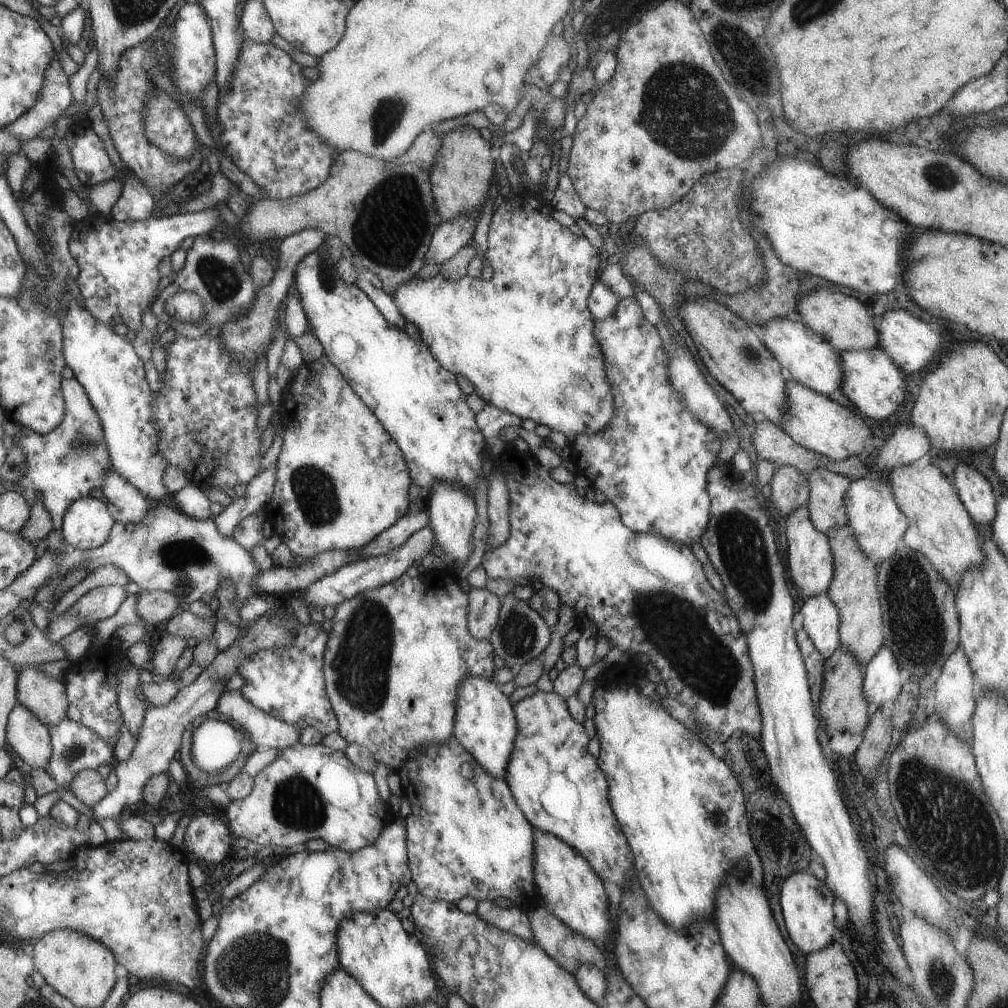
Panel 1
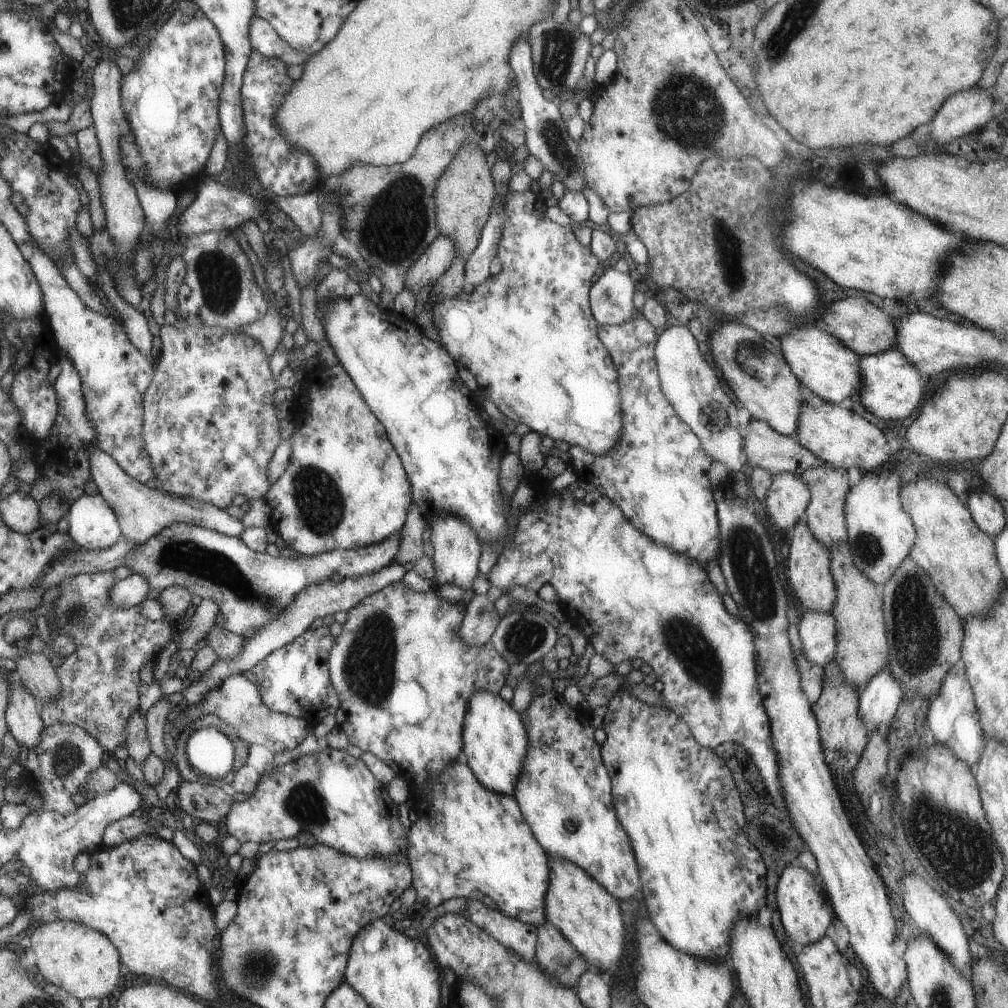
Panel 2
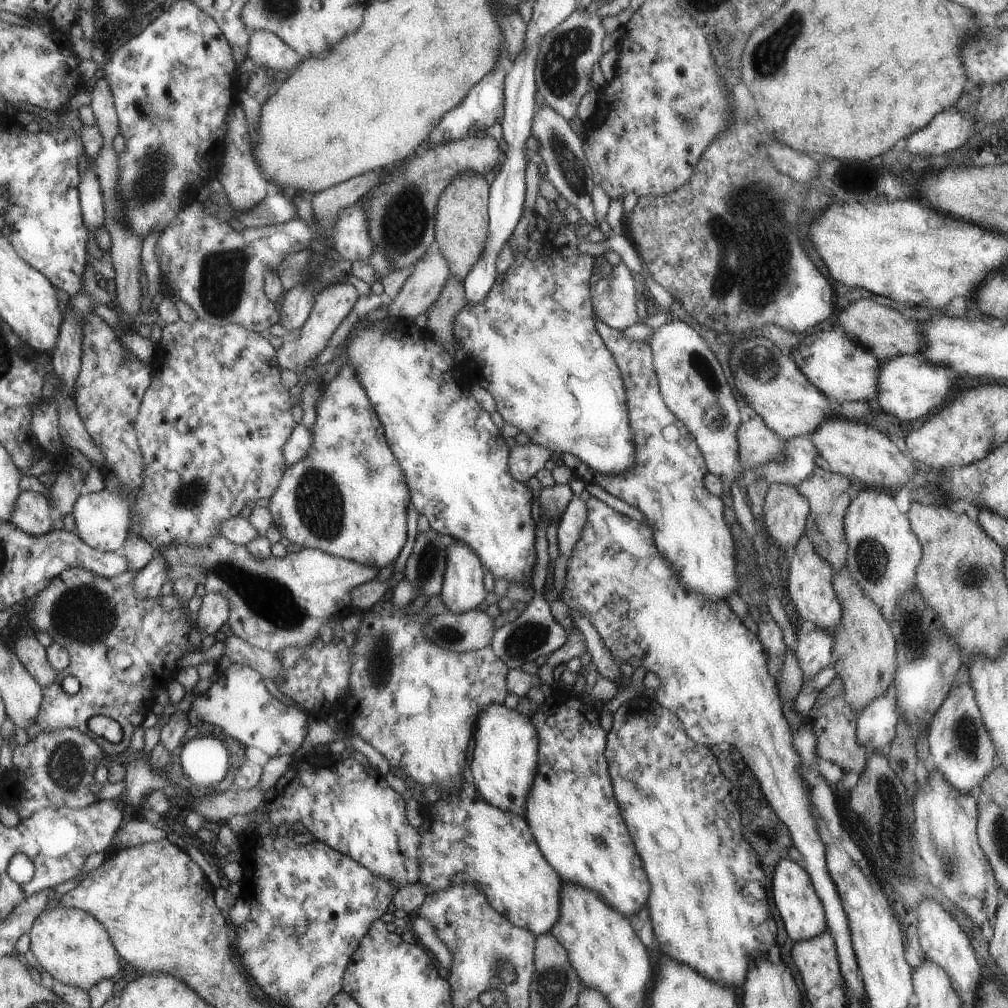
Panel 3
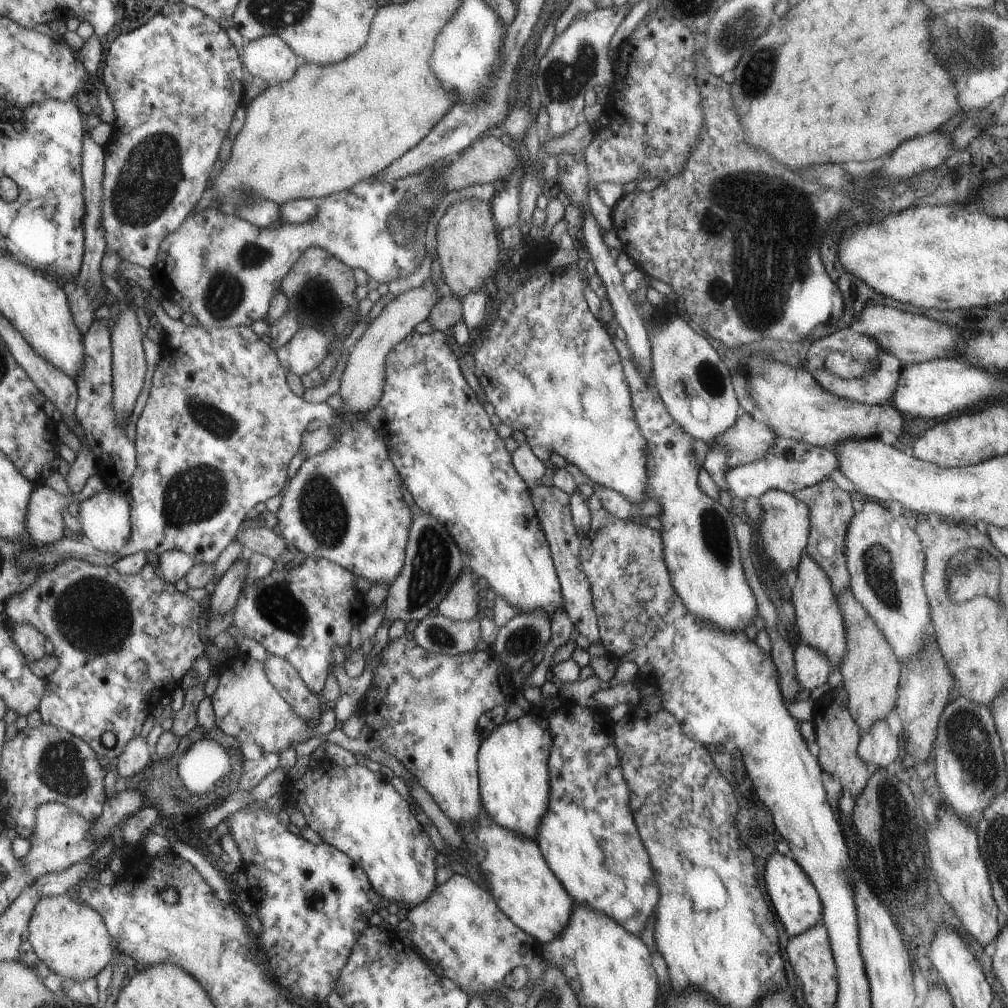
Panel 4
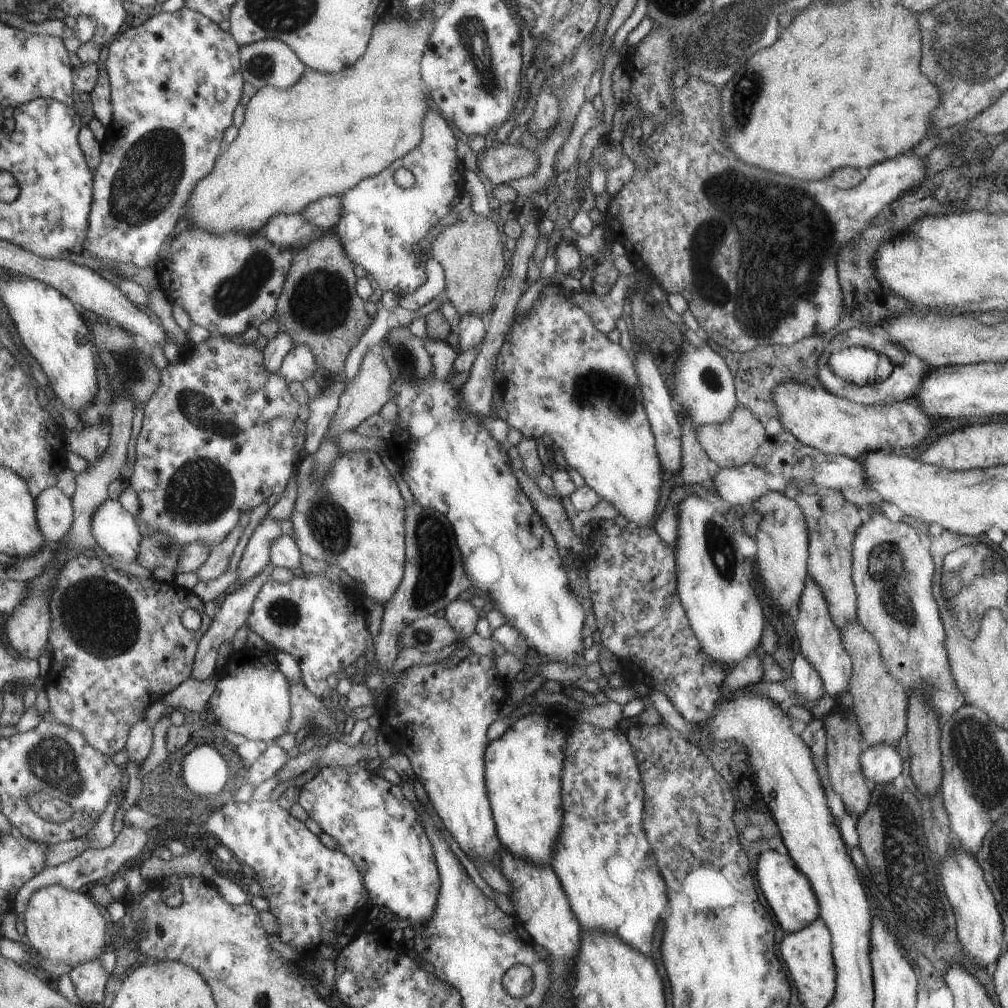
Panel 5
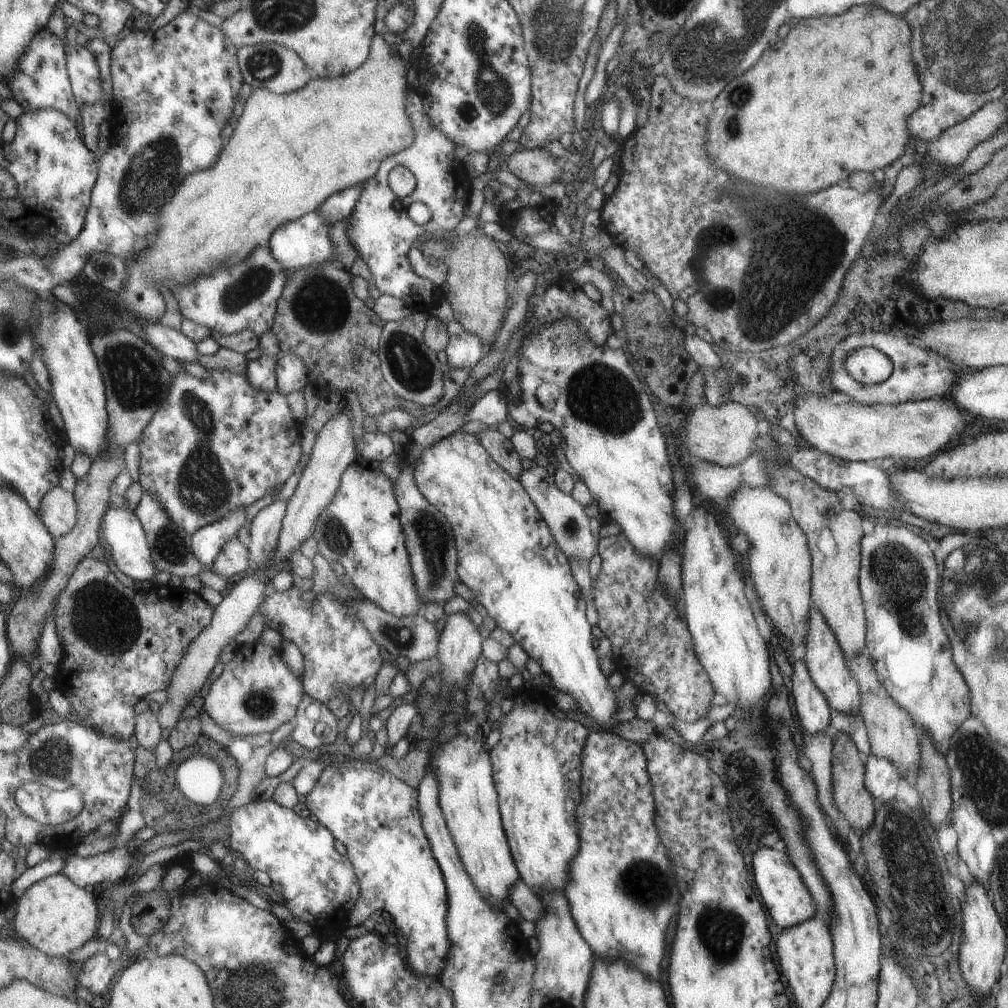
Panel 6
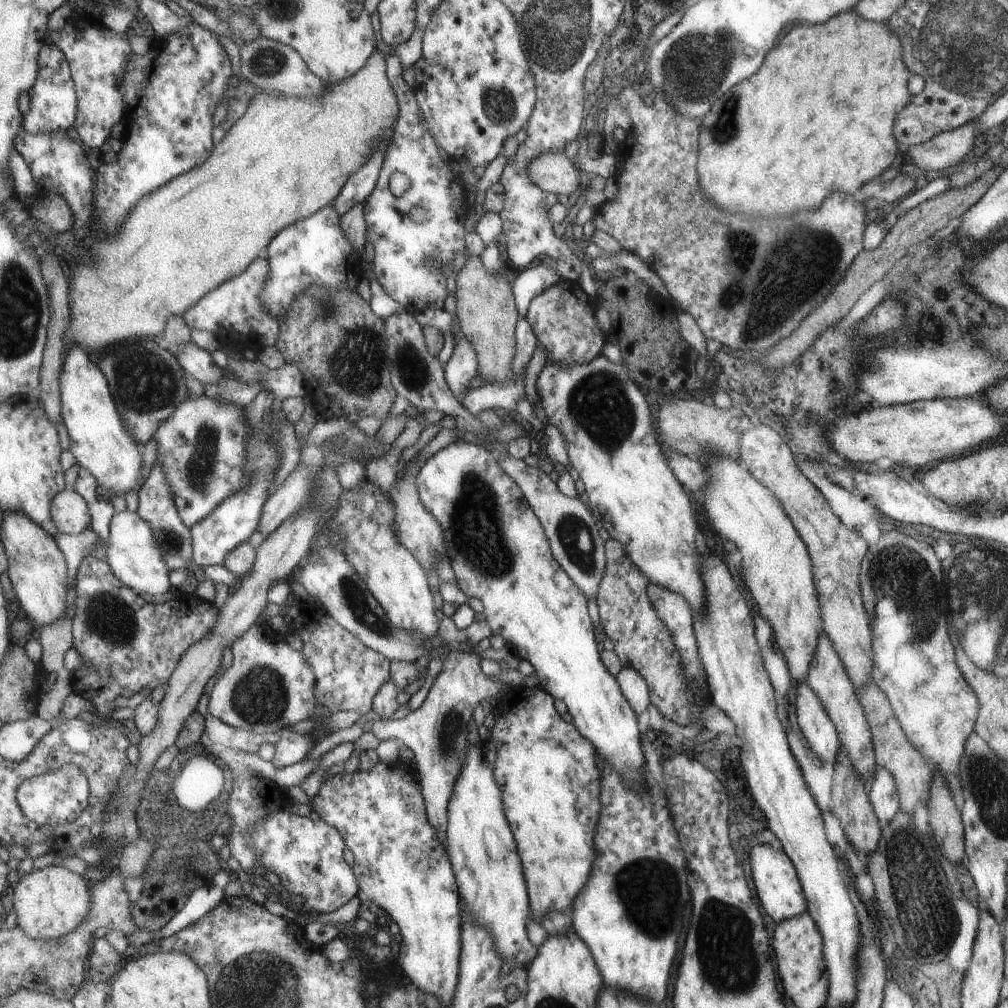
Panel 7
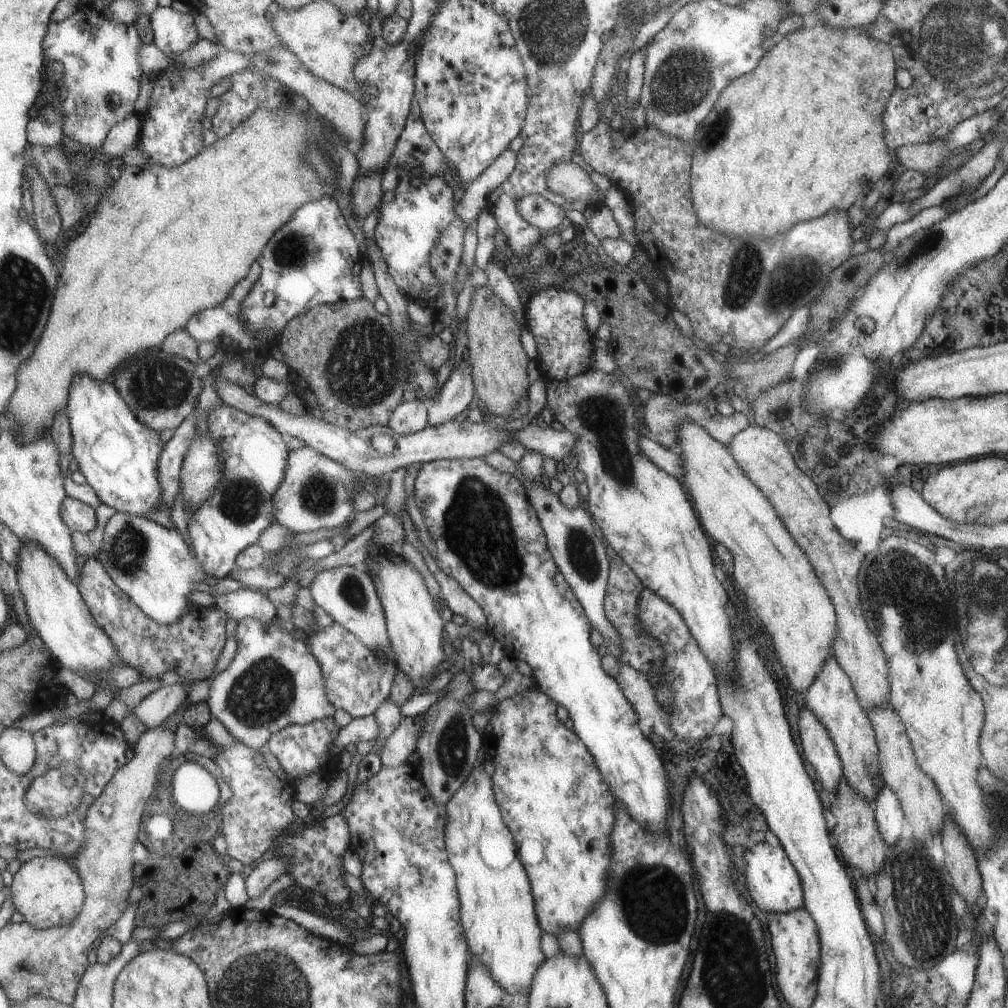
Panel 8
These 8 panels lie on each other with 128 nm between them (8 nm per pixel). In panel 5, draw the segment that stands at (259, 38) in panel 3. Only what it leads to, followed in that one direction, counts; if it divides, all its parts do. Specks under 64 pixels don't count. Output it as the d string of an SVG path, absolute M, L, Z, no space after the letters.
M275 38L241 45L240 57L245 82L256 89L267 85L287 88L295 84L306 69L297 55Z

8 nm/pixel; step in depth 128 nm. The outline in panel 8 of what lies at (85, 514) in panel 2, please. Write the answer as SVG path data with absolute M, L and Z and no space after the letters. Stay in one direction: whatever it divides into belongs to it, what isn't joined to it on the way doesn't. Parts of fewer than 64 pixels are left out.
M117 511L106 525L105 541L101 552L97 558L103 562L105 570L108 570L109 576L121 588L124 594L144 612L148 618L153 619L157 624L173 626L183 614L187 614L187 606L191 606L189 596L195 588L203 586L207 577L213 577L209 572L201 568L199 560L195 558L192 548L187 546L181 539L178 532L167 526L163 528L151 520L141 518L141 516L129 516L129 514Z

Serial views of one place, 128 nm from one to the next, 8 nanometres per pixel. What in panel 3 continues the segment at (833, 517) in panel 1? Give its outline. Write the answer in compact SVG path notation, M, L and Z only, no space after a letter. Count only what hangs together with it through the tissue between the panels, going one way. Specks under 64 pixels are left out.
M815 467L810 475L798 484L798 491L808 499L809 512L805 521L804 535L817 550L821 558L831 564L832 570L839 570L846 564L848 549L843 539L844 514L850 505L849 480L845 475Z

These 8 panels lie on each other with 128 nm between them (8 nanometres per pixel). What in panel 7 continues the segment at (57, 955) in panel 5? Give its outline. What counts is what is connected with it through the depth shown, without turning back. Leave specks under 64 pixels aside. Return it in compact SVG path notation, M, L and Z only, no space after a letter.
M47 866L41 870L33 869L29 874L25 874L17 883L14 889L13 910L17 914L17 924L23 926L25 934L29 938L60 938L71 934L81 922L85 921L89 910L91 910L91 893L87 878L73 872L73 869L62 866Z

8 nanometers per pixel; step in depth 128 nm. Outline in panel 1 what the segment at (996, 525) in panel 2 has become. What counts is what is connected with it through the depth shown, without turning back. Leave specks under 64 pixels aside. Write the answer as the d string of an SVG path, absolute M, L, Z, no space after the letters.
M969 462L956 464L952 470L951 480L954 483L955 491L960 497L960 501L968 513L973 518L976 525L989 525L994 515L996 496L991 491L991 484L987 478L979 471L975 470L975 466L971 466Z

